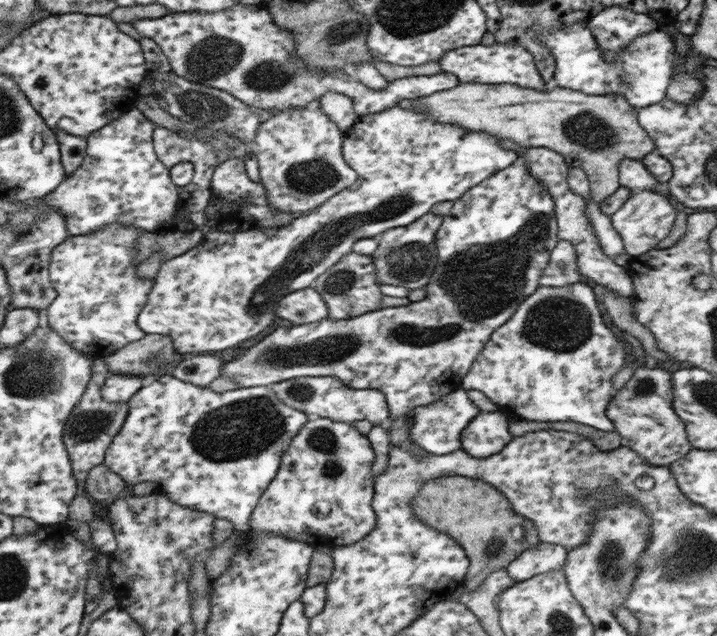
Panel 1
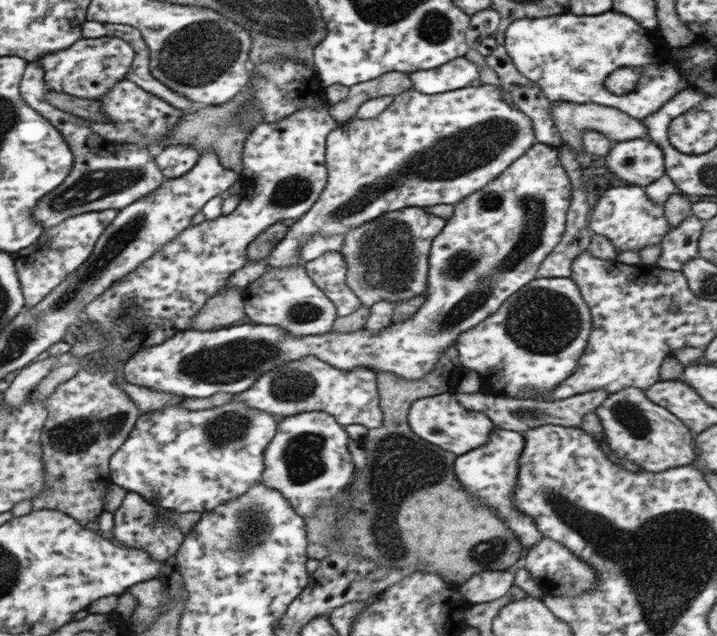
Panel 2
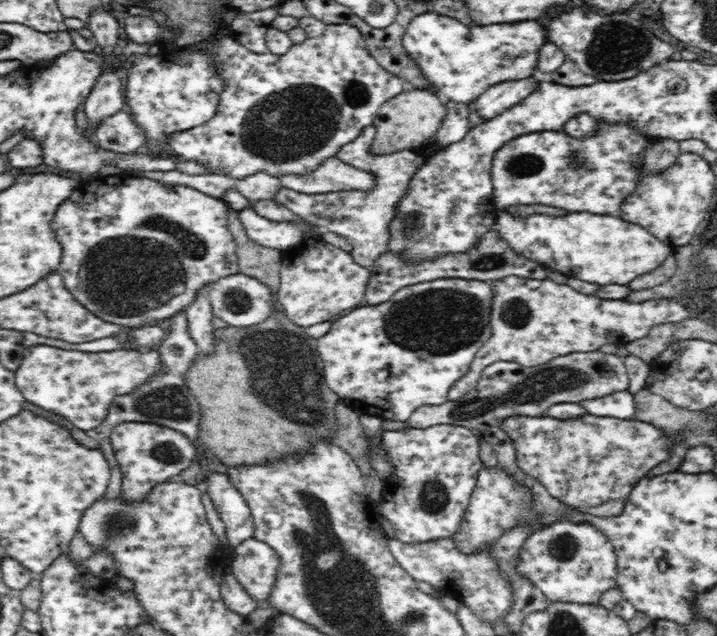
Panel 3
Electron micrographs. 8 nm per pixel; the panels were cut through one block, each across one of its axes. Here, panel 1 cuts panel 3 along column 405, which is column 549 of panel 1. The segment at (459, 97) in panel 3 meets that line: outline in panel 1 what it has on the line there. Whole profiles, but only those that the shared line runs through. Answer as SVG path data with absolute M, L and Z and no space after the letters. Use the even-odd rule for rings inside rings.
M585 22L574 23L567 29L542 33L535 39L539 39L555 57L551 85L595 96L617 92L637 110L658 103L666 96L673 63L678 56L673 37L659 29L649 35L631 38L629 46L617 56L615 62L605 62L601 58L601 48L597 46L597 40L590 34Z

